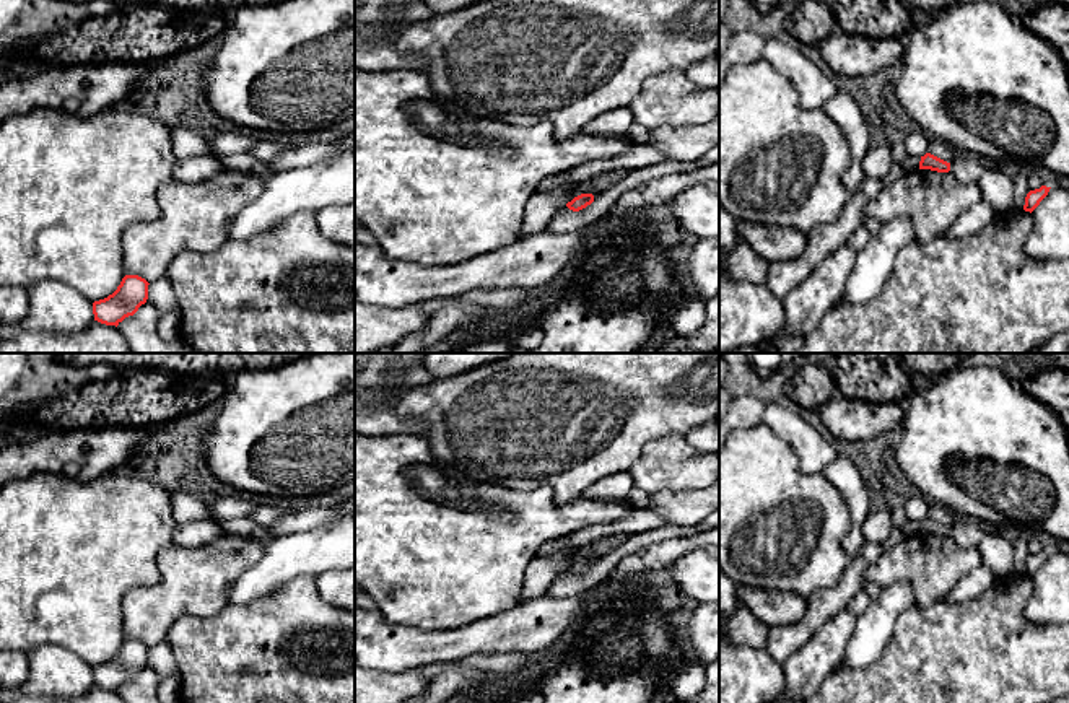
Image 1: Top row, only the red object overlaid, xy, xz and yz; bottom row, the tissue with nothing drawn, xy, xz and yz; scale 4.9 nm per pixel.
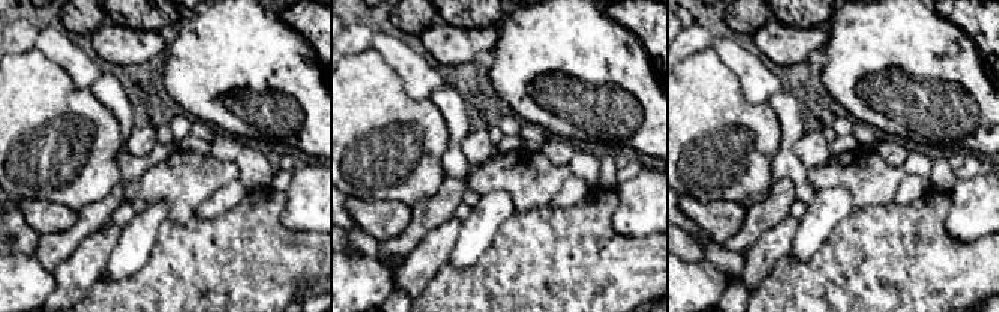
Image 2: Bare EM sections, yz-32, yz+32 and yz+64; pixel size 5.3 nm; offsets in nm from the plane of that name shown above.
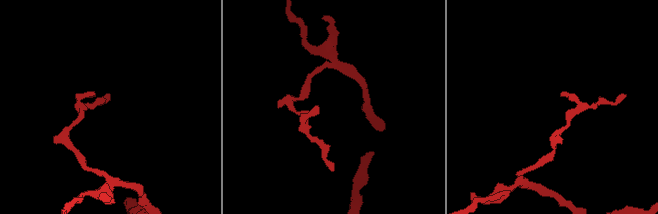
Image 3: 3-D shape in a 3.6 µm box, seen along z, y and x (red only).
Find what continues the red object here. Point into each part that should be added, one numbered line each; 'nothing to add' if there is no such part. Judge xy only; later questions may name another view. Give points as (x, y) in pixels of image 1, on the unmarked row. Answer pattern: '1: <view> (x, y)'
nothing to add

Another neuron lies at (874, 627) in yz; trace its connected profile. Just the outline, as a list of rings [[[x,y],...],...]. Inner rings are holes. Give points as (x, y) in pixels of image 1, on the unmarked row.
[[[910,583],[882,587],[877,599],[857,615],[856,628],[841,662],[848,667],[869,667],[885,651],[901,612],[914,604]]]

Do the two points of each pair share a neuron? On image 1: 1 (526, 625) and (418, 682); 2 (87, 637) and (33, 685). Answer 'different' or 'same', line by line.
1: different
2: different

